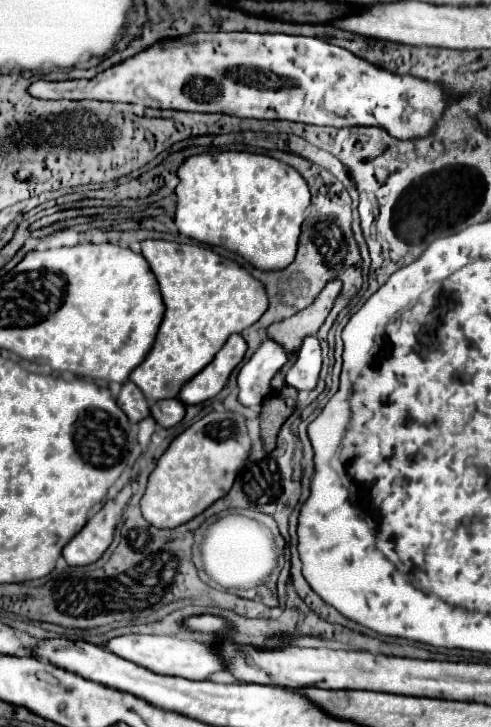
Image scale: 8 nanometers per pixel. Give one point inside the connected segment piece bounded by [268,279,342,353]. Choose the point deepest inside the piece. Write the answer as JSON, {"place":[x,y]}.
{"place":[289,333]}

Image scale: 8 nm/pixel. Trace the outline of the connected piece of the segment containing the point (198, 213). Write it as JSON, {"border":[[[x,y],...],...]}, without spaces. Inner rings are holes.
{"border":[[[222,151],[222,153],[202,153],[186,159],[178,169],[180,185],[176,187],[178,207],[176,207],[176,227],[184,237],[190,237],[212,247],[222,247],[244,257],[250,265],[260,271],[282,271],[294,261],[298,251],[298,239],[302,233],[304,213],[310,205],[310,191],[304,177],[290,165],[244,151]]]}

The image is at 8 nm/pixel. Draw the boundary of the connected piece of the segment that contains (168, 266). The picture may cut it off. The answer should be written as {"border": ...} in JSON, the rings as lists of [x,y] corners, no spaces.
{"border":[[[142,241],[142,255],[158,279],[166,305],[164,321],[146,359],[130,373],[148,403],[178,397],[180,387],[208,365],[232,333],[242,333],[268,309],[268,297],[260,281],[246,269],[222,259],[218,253],[170,241]]]}

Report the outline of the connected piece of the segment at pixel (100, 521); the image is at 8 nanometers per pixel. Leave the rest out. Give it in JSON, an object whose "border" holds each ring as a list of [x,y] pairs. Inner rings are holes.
{"border":[[[122,487],[122,491],[110,501],[106,501],[104,507],[92,519],[88,519],[82,531],[66,543],[62,555],[68,565],[94,563],[106,551],[106,547],[112,543],[112,533],[116,525],[114,515],[128,503],[130,495],[130,487]]]}

